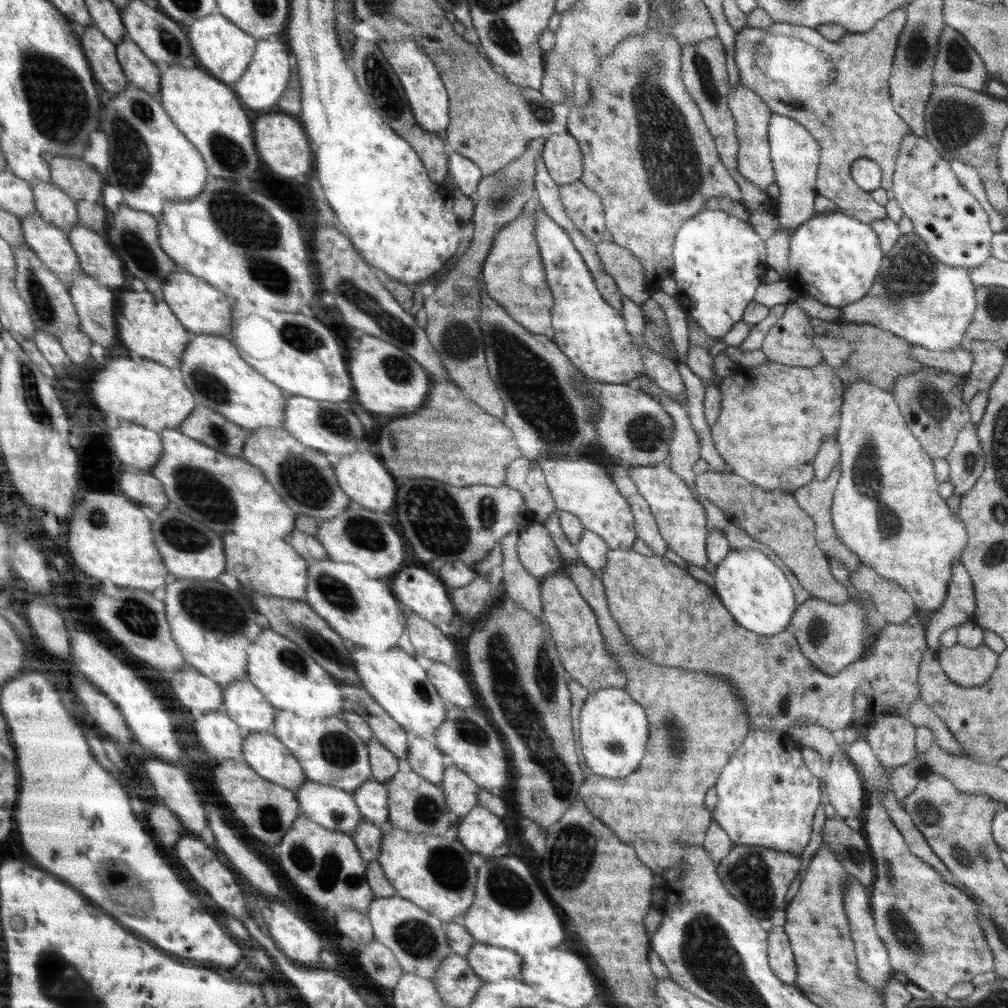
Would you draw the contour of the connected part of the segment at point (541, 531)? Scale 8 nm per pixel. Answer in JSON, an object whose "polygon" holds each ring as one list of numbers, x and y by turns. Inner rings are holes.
{"polygon":[[532,522,518,533,518,558,535,579,564,569,559,550,542,523]]}

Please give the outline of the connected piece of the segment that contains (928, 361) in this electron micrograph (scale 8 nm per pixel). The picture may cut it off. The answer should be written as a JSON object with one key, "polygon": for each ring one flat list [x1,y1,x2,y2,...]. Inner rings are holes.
{"polygon":[[912,345,909,350,911,350,911,357,914,360,928,368,939,368,956,375,967,374,971,371,973,356,971,352,964,350,961,346,957,346,949,352,928,350,923,346,916,345]]}

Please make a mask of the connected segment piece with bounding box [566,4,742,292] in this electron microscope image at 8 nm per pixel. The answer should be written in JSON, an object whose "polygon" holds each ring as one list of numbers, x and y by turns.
{"polygon":[[650,4,645,31,625,38,611,54,601,56,601,68,588,78,591,103,586,108,570,105,567,120,566,132,578,141,582,155,580,182,602,202,609,241,630,250,644,267,649,292,659,288,663,278,672,276,673,245,684,220,702,210,710,198,727,197,742,203,742,194,717,153,698,105,682,82,681,56,682,45,659,30,657,12]]}

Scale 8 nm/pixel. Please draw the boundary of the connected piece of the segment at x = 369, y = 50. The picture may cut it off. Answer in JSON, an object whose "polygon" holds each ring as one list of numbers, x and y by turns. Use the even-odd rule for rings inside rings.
{"polygon":[[357,36,353,48,354,52,350,52,348,62,352,66,352,72,359,84,359,87,366,94,369,105,380,118,391,126,397,135,400,135,408,144,416,151,421,158,423,165,427,168,429,178,436,182,444,184,449,174,449,149,445,144,445,140,437,134,424,130,414,118,413,112,406,100,405,90,399,82,399,78,388,64,387,58,382,54,376,42,366,41],[392,82,392,88,390,88]]}

